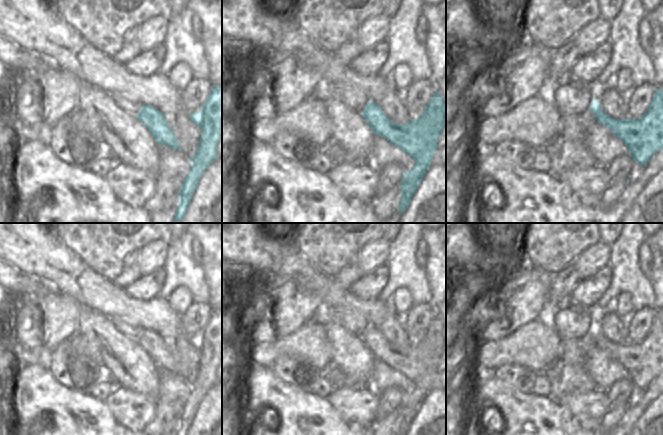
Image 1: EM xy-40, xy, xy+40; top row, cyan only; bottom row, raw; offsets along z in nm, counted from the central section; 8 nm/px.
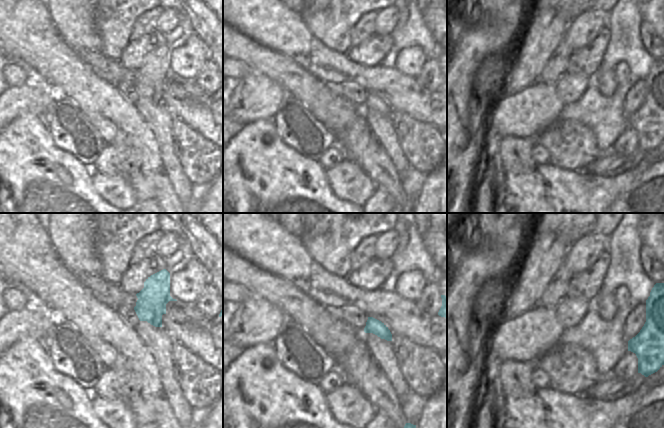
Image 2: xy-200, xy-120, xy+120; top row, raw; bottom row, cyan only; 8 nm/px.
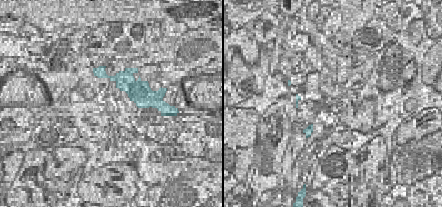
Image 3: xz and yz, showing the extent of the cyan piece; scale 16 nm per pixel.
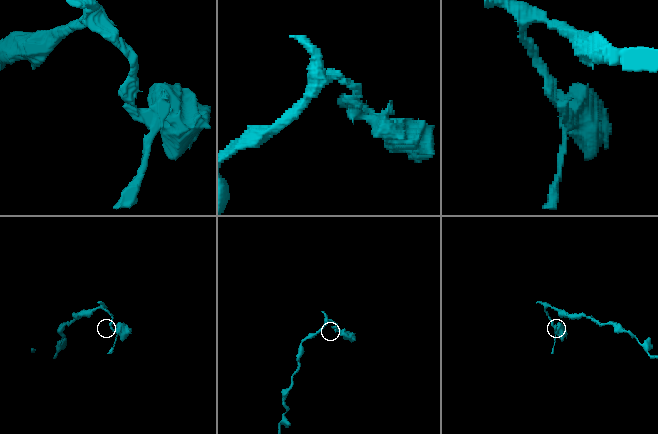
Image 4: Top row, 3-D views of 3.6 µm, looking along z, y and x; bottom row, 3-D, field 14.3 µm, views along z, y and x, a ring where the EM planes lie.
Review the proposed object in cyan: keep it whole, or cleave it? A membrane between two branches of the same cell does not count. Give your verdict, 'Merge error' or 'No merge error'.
Merge error

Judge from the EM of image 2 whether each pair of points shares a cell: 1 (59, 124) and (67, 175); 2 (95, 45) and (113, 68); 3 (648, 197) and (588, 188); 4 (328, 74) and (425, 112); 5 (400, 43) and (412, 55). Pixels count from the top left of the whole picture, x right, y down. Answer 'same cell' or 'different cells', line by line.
1: different cells
2: different cells
3: different cells
4: same cell
5: different cells

